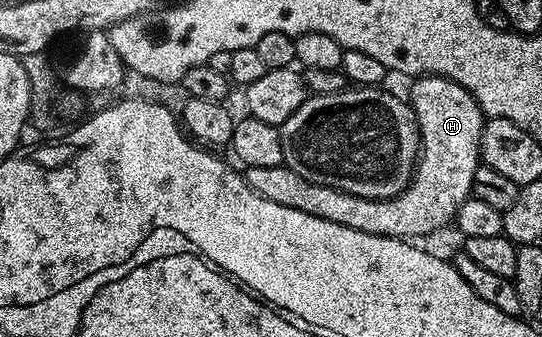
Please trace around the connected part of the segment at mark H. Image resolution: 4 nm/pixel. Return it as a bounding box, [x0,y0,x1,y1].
[245,75,485,240]

